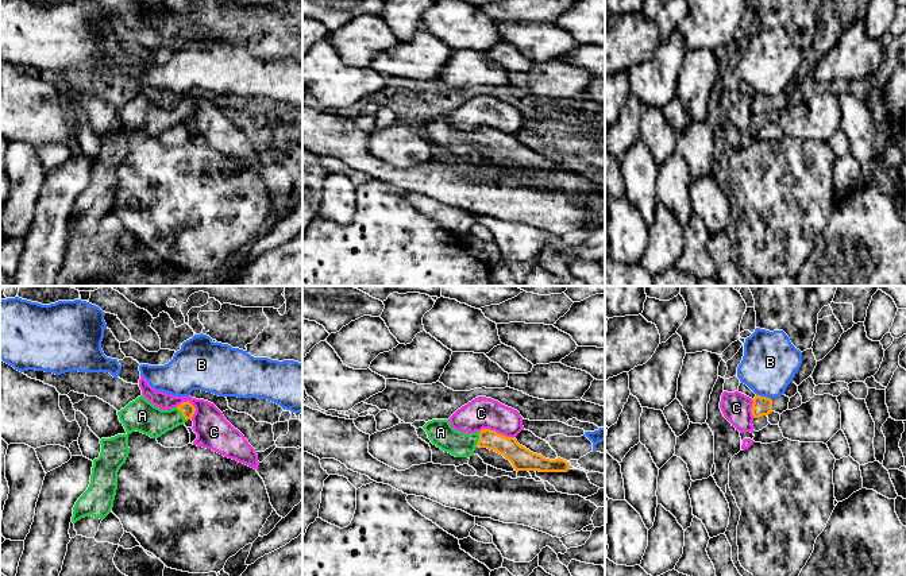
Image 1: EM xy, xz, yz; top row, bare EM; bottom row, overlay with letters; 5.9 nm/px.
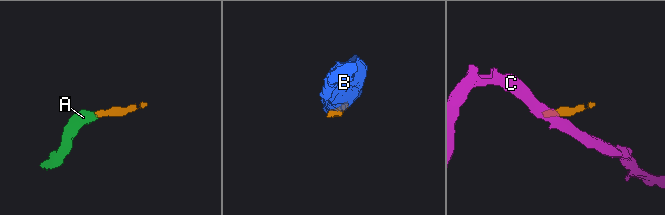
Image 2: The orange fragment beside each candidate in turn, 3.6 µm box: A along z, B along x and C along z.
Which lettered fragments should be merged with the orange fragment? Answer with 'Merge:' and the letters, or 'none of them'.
Merge: A

